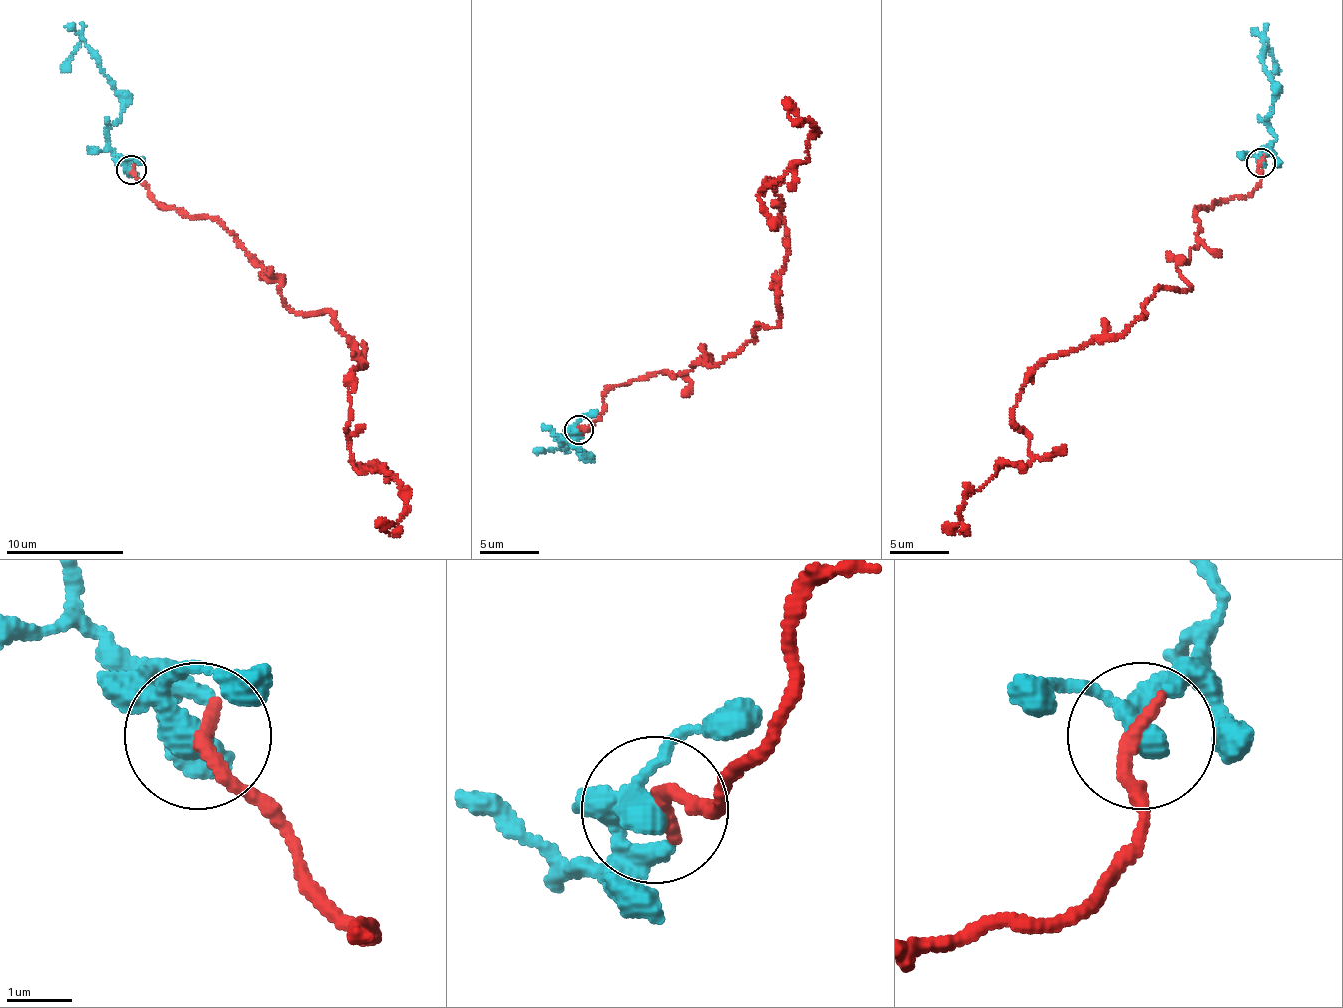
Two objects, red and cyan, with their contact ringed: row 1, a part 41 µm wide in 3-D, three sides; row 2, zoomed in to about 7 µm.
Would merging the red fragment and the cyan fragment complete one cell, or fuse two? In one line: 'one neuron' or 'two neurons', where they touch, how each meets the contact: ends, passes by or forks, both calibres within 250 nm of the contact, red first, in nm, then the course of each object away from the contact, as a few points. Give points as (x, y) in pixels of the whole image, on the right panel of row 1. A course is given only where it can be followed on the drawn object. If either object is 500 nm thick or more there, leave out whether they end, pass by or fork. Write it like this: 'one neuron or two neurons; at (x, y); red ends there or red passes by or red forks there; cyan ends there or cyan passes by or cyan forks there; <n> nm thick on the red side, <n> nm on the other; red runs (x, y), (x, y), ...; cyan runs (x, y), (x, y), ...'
one neuron; at (1261, 163); red ends there; cyan passes by; 280 nm thick on the red side, 320 nm on the other; red runs (1259, 164), (1260, 186), (1195, 209), (1176, 264), (1191, 288), (1031, 374), (1014, 409), (1031, 460), (943, 532); cyan runs (1262, 163), (1260, 159), (1276, 141), (1270, 127), (1276, 87), (1263, 64), (1264, 41), (1278, 74)

